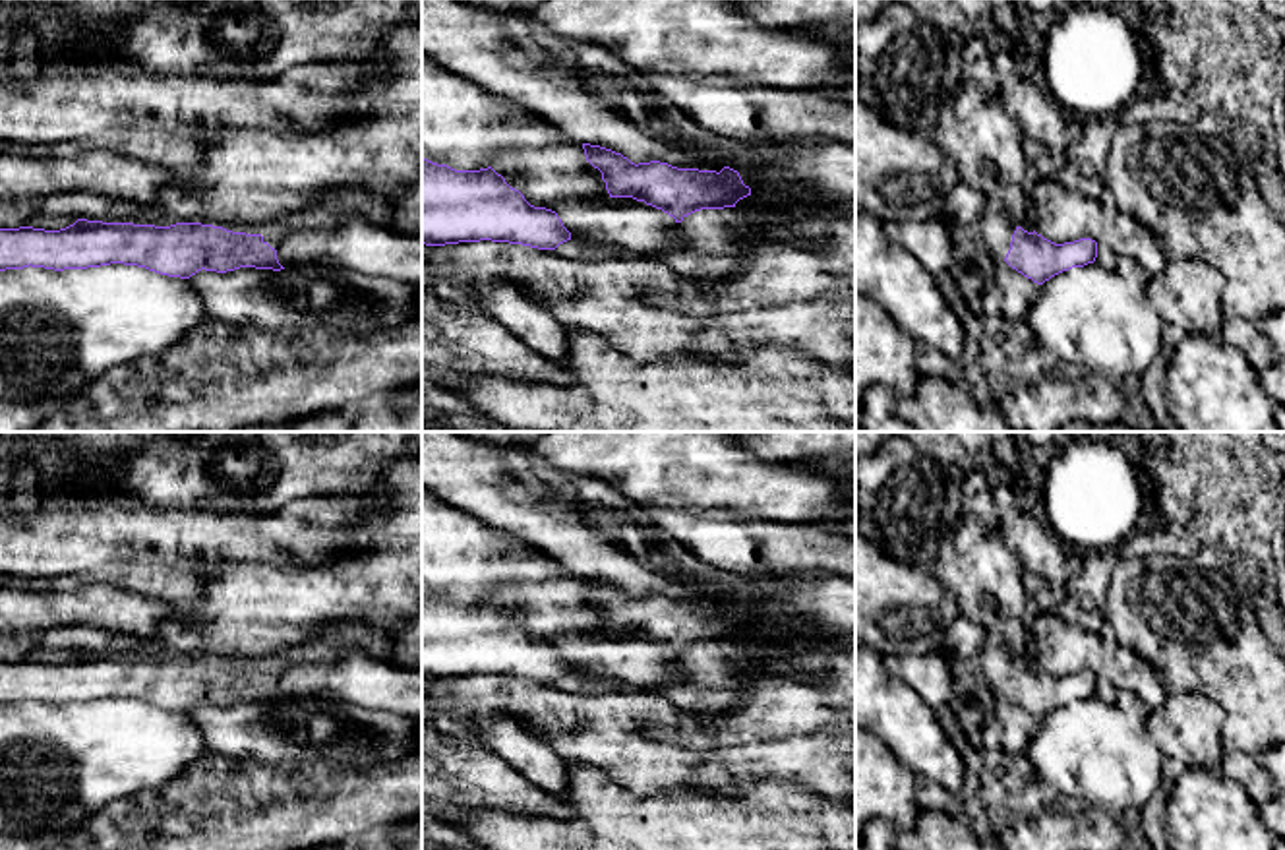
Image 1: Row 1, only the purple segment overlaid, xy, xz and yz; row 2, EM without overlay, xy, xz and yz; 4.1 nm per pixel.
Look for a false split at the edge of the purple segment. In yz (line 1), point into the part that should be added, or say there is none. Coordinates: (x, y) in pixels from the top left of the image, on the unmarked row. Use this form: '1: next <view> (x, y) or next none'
1: next yz (997, 663)

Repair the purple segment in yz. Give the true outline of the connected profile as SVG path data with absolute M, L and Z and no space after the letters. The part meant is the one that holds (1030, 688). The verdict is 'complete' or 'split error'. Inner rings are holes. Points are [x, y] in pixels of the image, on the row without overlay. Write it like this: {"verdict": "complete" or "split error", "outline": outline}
{"verdict": "split error", "outline": "M989 639L979 653L981 670L997 695L1006 695L1012 703L1043 718L1051 711L1072 701L1084 701L1097 691L1097 676L1080 672L1055 678L1041 668L1016 660L1008 649Z"}

